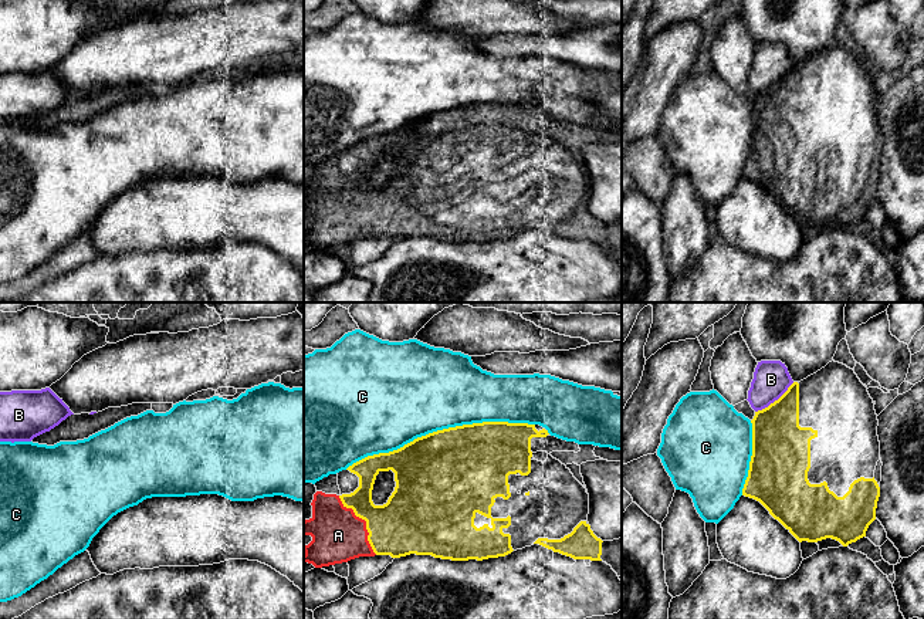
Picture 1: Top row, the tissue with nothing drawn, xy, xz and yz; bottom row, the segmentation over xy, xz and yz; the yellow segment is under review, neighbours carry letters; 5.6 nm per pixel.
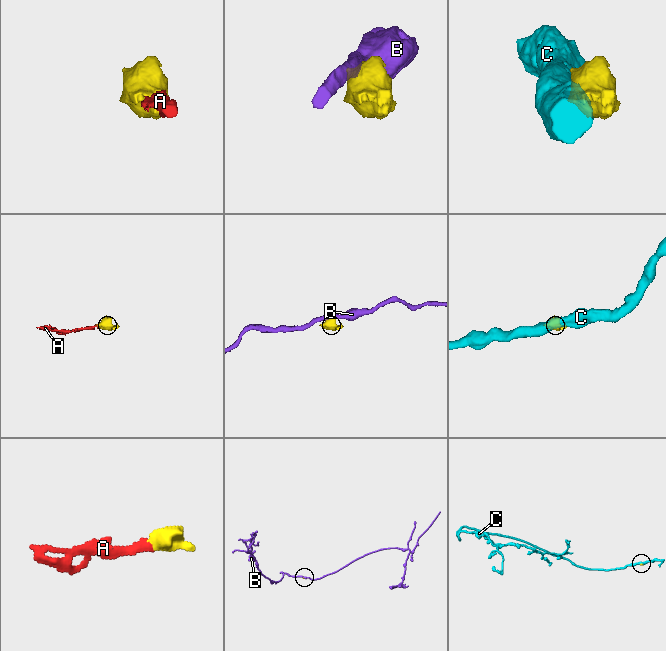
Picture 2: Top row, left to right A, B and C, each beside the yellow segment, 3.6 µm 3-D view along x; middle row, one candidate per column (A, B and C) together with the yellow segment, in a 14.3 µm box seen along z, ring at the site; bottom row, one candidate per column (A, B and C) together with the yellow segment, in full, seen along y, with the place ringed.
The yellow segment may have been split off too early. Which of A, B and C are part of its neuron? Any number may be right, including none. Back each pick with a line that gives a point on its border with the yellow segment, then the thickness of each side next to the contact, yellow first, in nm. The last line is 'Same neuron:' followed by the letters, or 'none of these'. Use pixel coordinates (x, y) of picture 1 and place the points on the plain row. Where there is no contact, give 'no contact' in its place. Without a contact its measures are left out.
A: xz (366, 205) | 360/300 nm
Same neuron: A

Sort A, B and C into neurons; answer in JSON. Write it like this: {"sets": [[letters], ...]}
{"sets": [["A"], ["B"], ["C"]]}

